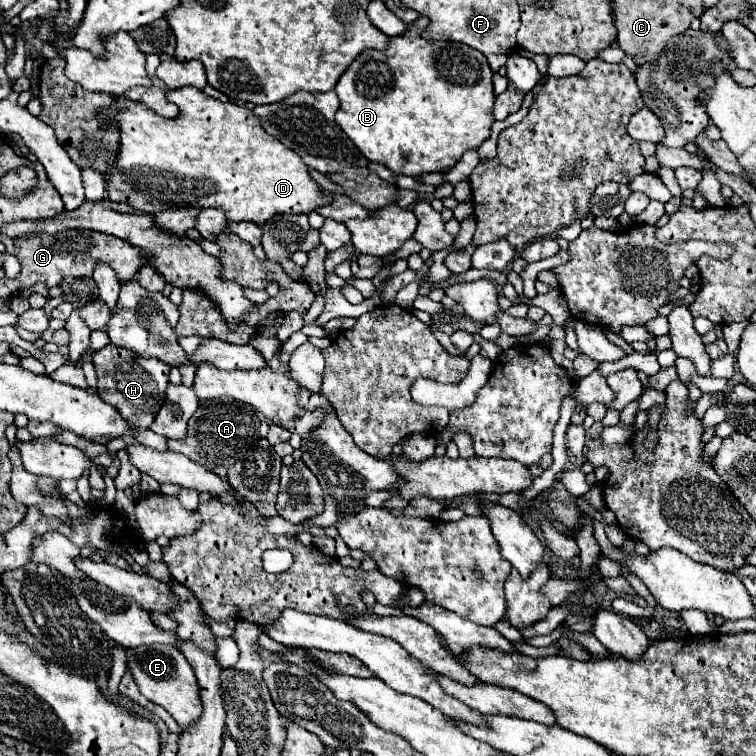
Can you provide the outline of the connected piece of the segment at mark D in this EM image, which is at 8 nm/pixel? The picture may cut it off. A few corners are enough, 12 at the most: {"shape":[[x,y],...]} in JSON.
{"shape":[[116,98],[108,196],[264,226],[332,202],[246,106]]}

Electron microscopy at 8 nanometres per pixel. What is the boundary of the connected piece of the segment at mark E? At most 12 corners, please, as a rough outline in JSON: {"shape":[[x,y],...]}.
{"shape":[[126,648],[150,702],[182,728],[200,716],[198,682],[178,648]]}

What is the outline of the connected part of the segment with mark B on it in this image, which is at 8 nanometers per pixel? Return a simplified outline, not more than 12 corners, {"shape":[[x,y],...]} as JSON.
{"shape":[[422,38],[340,76],[336,124],[394,174],[450,170],[494,124],[492,70]]}

